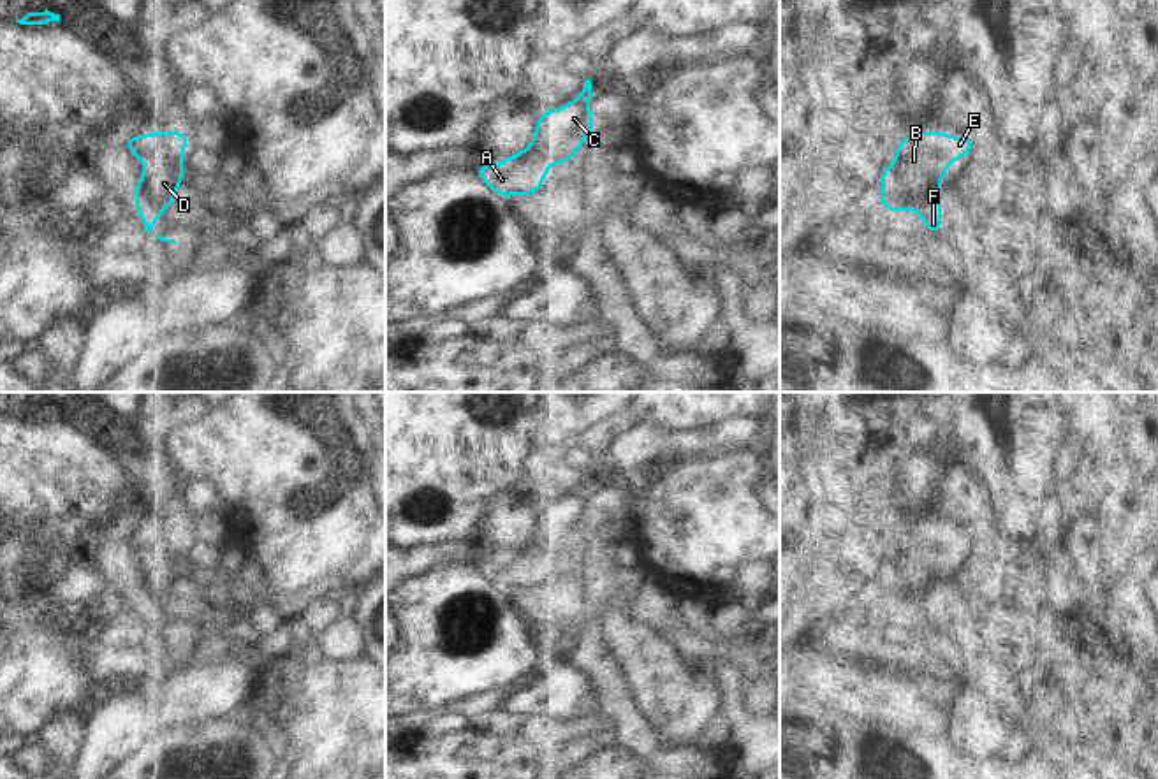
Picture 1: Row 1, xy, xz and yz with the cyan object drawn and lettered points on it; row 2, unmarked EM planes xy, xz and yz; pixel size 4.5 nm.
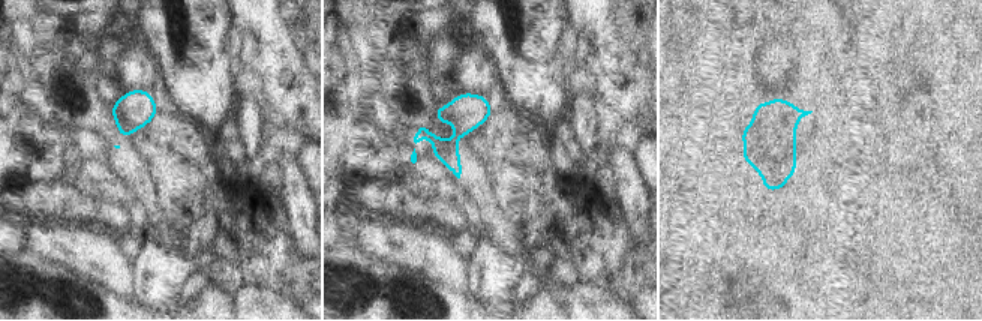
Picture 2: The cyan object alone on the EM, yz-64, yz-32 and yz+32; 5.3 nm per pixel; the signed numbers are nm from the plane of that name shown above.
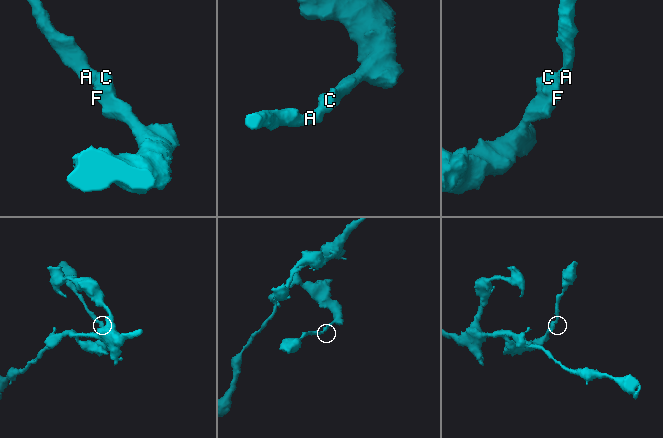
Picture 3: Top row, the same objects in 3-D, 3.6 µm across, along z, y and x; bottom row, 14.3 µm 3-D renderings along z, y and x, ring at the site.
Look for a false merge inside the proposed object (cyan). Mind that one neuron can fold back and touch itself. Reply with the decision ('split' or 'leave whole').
leave whole

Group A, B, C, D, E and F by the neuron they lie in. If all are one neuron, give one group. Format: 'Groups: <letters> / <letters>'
Groups: A B C D E F

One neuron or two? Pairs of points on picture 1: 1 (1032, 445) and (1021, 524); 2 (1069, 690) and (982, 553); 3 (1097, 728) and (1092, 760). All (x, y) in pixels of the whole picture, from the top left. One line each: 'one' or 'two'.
1: one
2: one
3: two

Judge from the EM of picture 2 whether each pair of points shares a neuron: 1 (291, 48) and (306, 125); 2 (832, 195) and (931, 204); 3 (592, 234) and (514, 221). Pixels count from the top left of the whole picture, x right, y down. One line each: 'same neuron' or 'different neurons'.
1: same neuron
2: same neuron
3: same neuron

